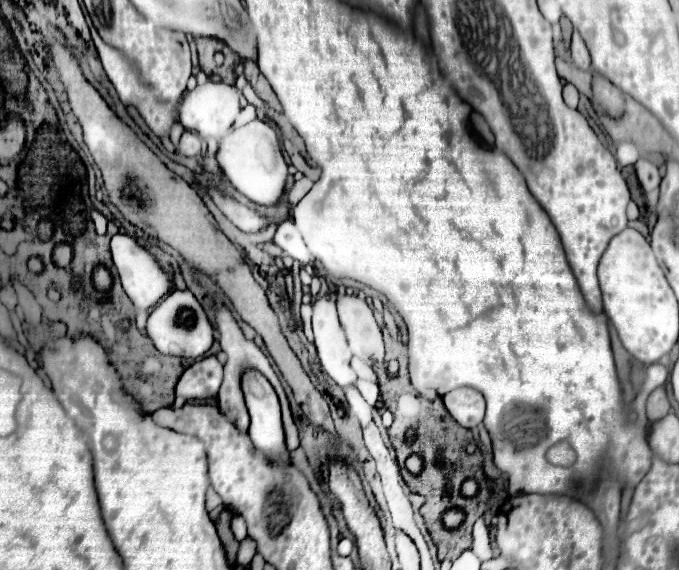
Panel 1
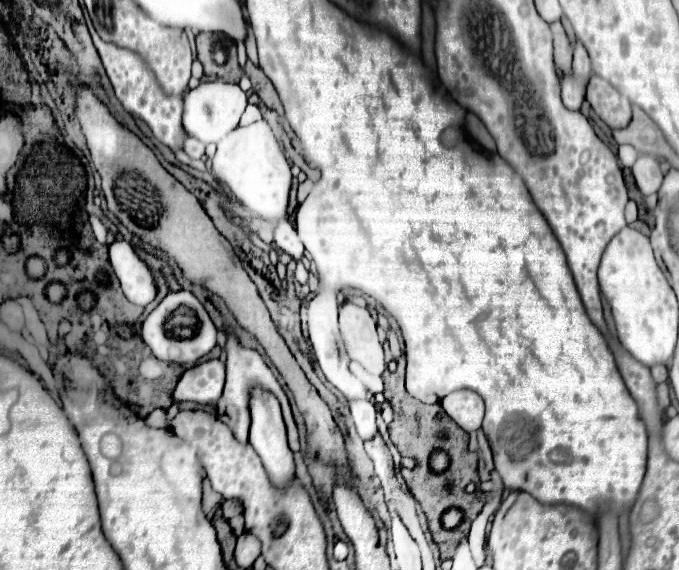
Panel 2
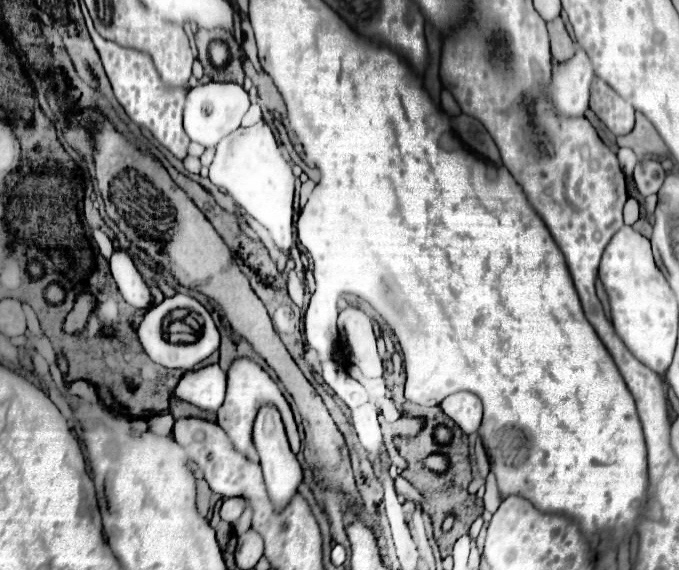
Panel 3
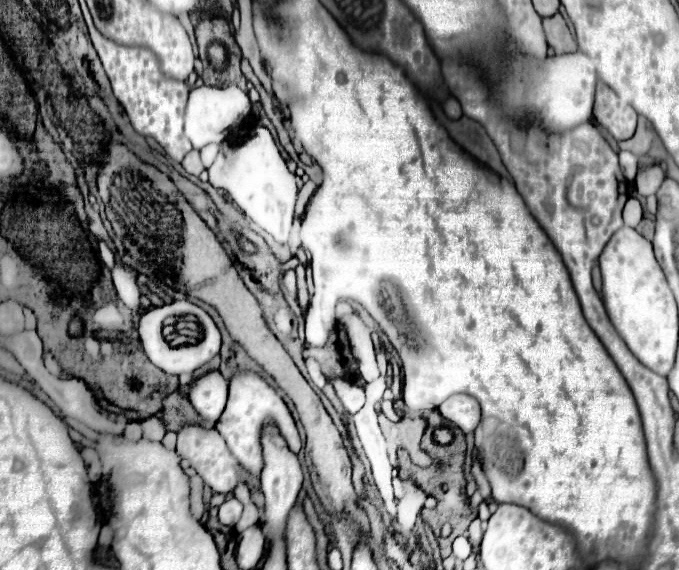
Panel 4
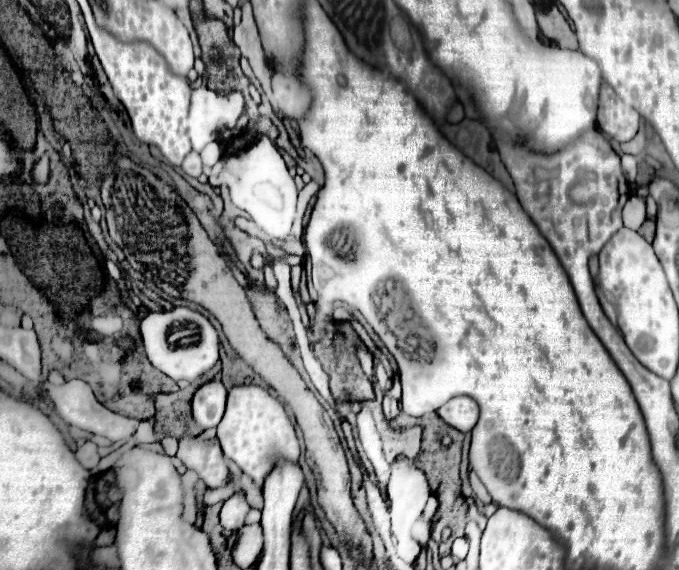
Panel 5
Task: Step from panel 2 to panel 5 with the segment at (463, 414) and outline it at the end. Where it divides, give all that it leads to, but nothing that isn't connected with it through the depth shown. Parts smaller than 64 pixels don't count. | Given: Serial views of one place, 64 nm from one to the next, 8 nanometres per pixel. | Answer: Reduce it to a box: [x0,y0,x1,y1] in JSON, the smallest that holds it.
[438,396,478,432]

